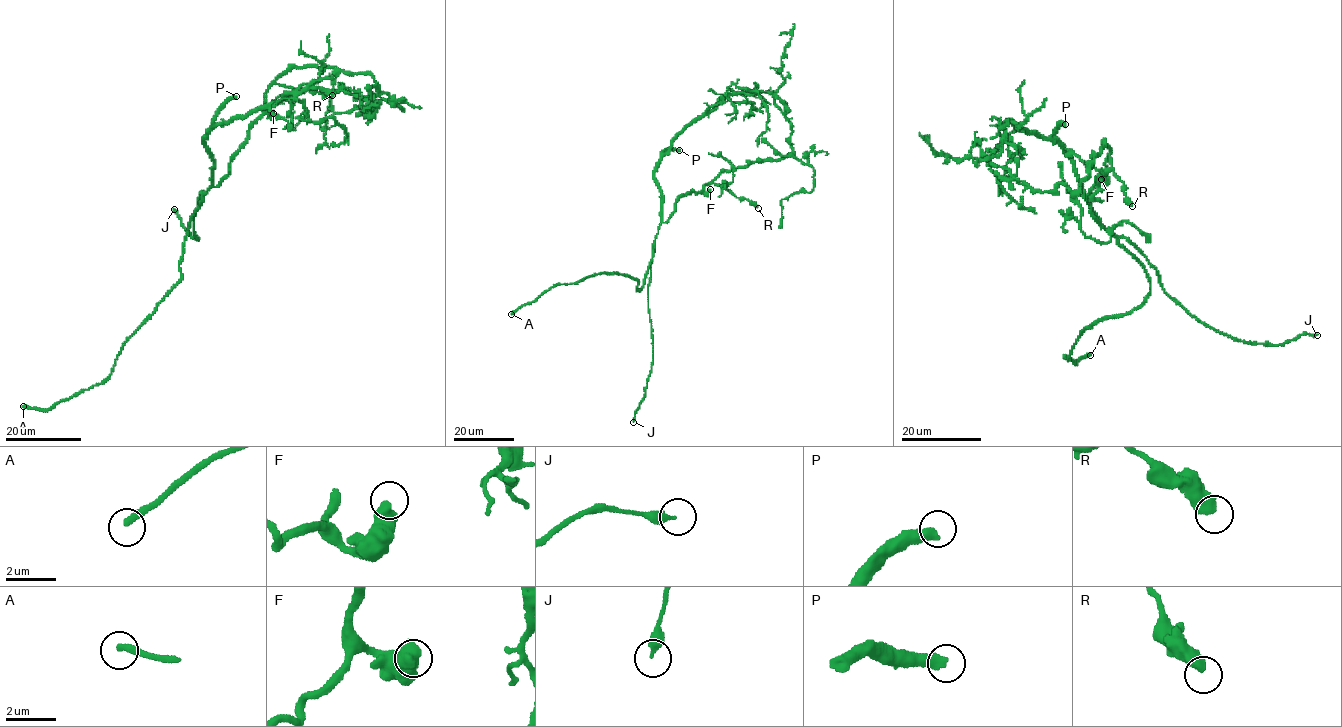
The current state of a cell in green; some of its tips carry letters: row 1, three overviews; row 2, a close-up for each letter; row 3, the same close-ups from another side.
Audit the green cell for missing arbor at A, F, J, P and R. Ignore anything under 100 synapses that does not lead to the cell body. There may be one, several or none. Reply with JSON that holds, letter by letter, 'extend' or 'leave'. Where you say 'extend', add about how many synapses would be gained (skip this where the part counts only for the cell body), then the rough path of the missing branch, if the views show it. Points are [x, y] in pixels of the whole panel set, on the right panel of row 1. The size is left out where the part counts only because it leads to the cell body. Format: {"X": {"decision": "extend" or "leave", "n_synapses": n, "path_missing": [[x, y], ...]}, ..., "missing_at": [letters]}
{"A": {"decision": "extend", "path_missing": [[1090, 355], [1104, 357], [1114, 366], [1121, 356], [1112, 359]]}, "F": {"decision": "leave"}, "J": {"decision": "leave"}, "P": {"decision": "extend", "n_synapses": 180, "path_missing": [[1065, 124], [1089, 153], [1039, 155], [1034, 173], [1063, 236]]}, "R": {"decision": "leave"}, "missing_at": ["A", "P"]}

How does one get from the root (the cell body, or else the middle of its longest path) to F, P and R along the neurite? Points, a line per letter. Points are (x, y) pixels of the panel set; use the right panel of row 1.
F: (1099, 223), (1091, 213), (1088, 193), (1096, 179), (1108, 178), (1101, 179)
P: (1099, 223), (1084, 193), (1074, 161), (1055, 137), (1055, 128), (1065, 124)
R: (1099, 223), (1091, 213), (1088, 193), (1096, 179), (1102, 180), (1106, 174), (1110, 153), (1111, 167), (1132, 206)

